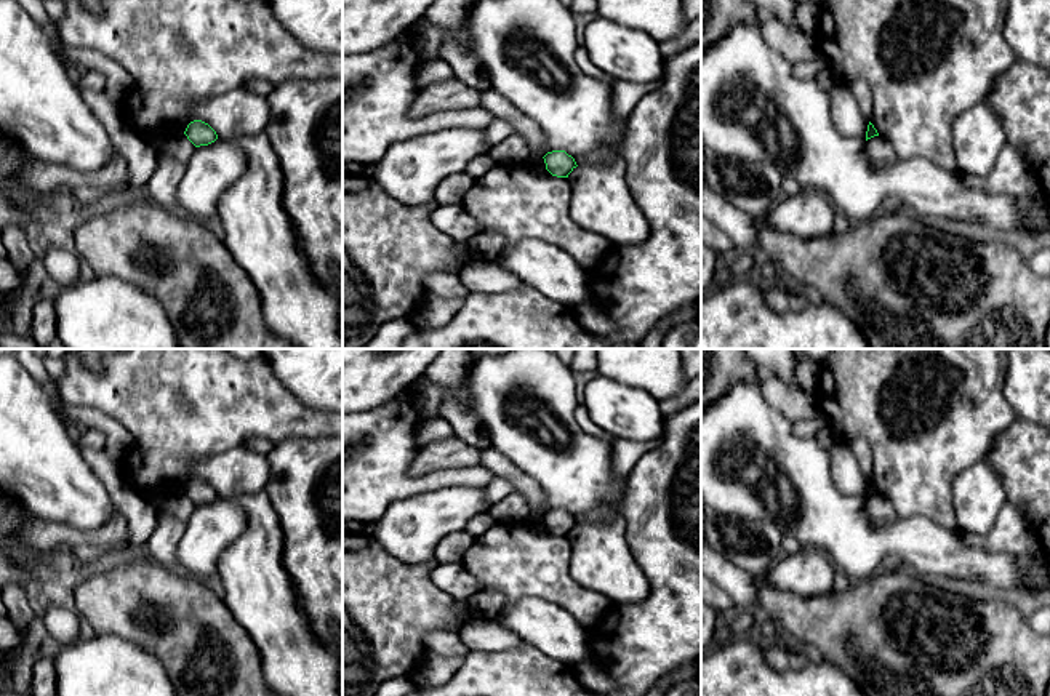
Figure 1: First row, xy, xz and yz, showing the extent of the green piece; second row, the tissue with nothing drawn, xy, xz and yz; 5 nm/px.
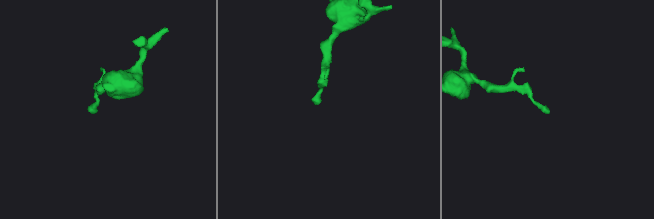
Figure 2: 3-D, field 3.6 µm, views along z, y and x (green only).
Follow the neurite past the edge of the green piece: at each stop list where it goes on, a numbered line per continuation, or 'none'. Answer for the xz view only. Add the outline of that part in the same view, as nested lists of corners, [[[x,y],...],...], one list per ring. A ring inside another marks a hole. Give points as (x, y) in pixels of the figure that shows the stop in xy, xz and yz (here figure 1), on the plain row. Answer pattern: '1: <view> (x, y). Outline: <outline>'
none

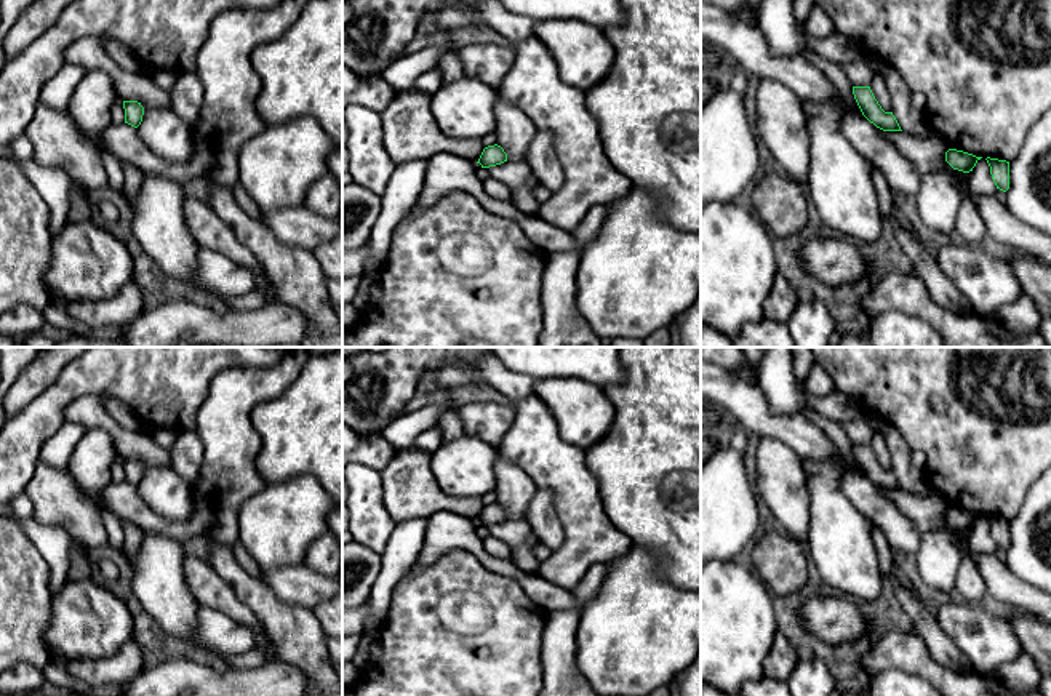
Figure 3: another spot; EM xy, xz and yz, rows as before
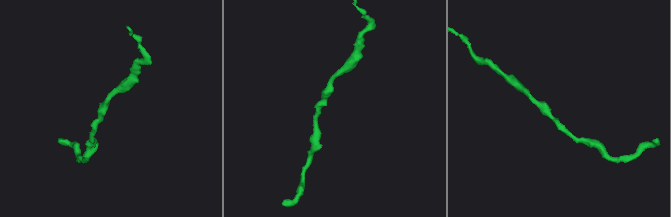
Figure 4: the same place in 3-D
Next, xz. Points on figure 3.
none

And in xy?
none

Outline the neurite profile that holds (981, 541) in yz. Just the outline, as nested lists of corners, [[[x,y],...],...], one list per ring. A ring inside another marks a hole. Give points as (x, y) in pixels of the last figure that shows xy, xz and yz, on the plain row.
[[[977,518],[976,525],[969,531],[969,550],[973,554],[997,554],[997,549],[987,518]]]

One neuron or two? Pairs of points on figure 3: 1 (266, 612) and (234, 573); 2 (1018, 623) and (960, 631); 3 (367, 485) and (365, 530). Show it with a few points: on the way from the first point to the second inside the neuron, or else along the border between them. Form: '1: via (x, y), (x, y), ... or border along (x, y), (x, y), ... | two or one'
1: via (261, 602), (242, 583) | one
2: border along (1002, 613), (1008, 620), (1023, 650) | two
3: via (367, 496), (367, 519) | one

